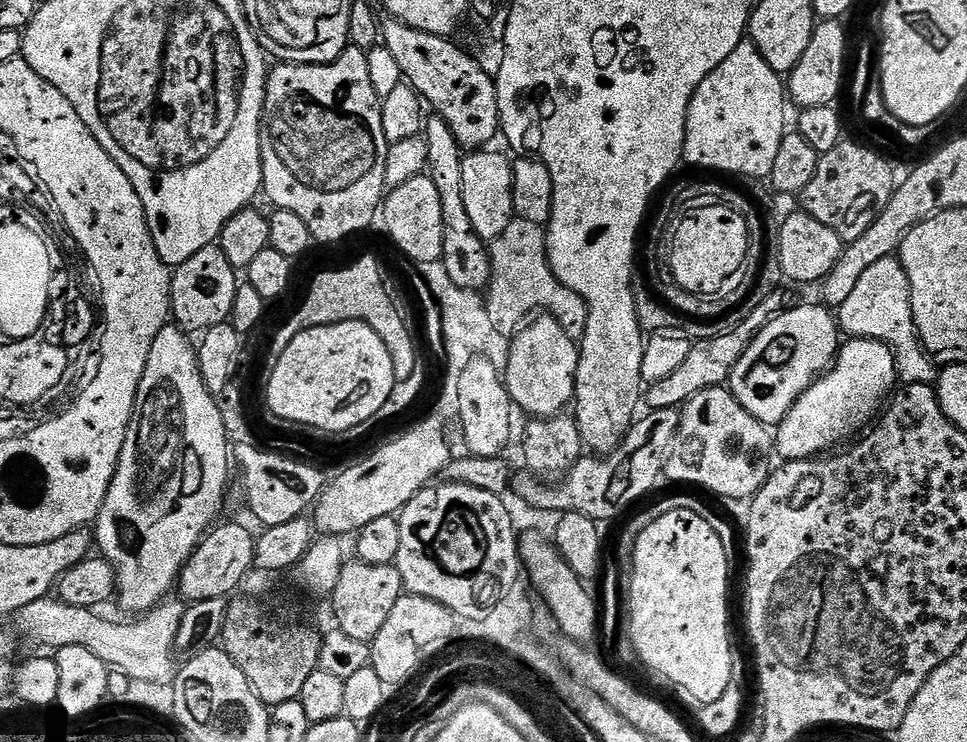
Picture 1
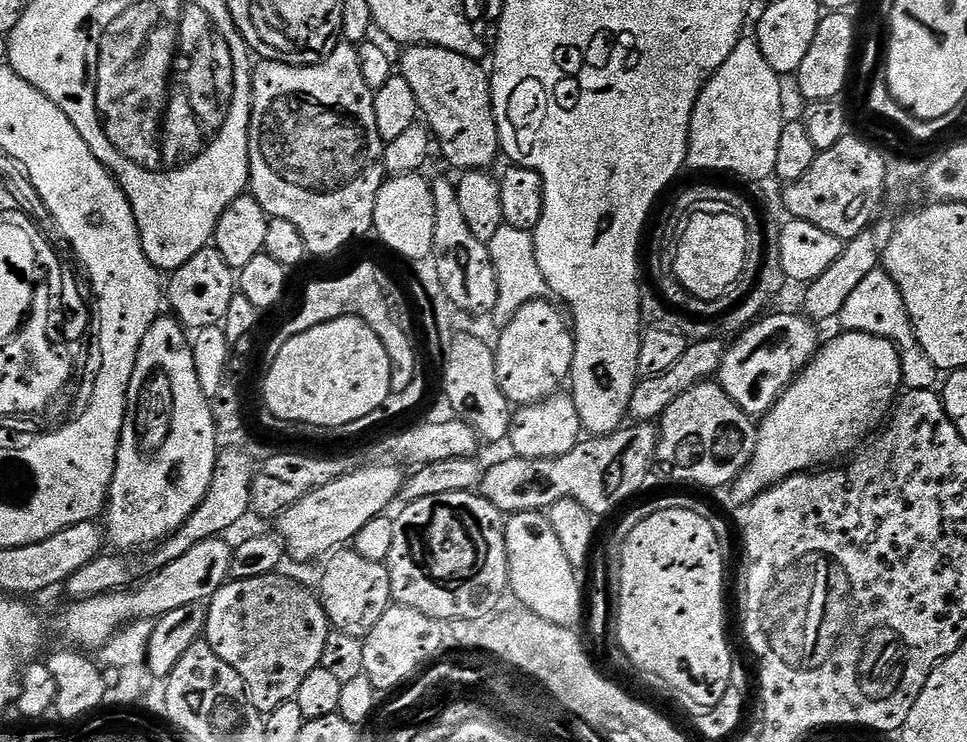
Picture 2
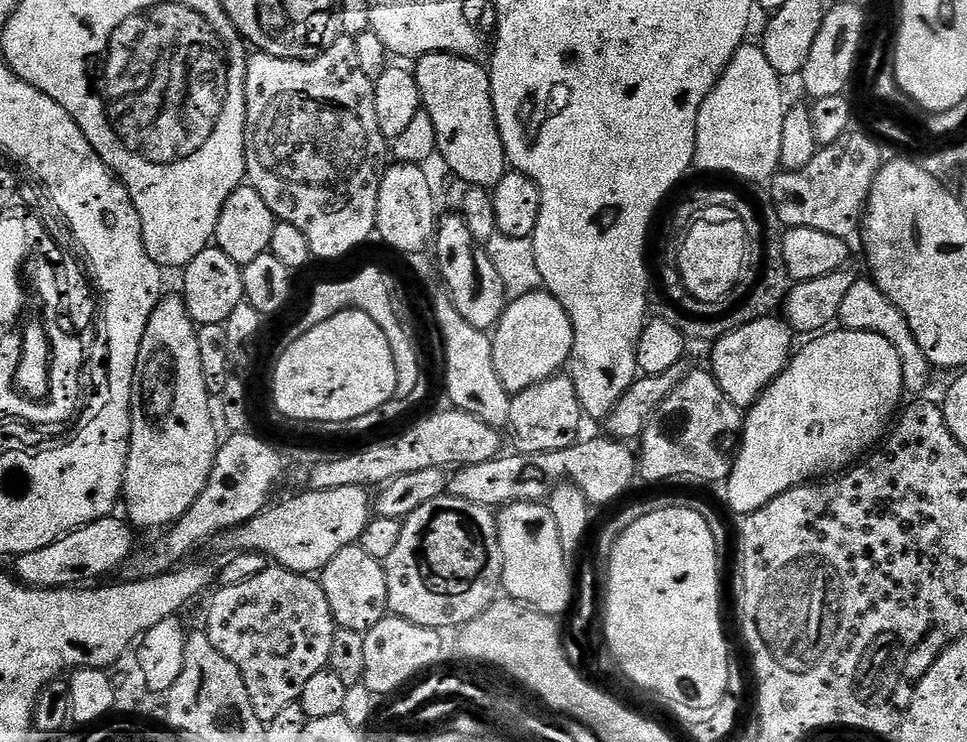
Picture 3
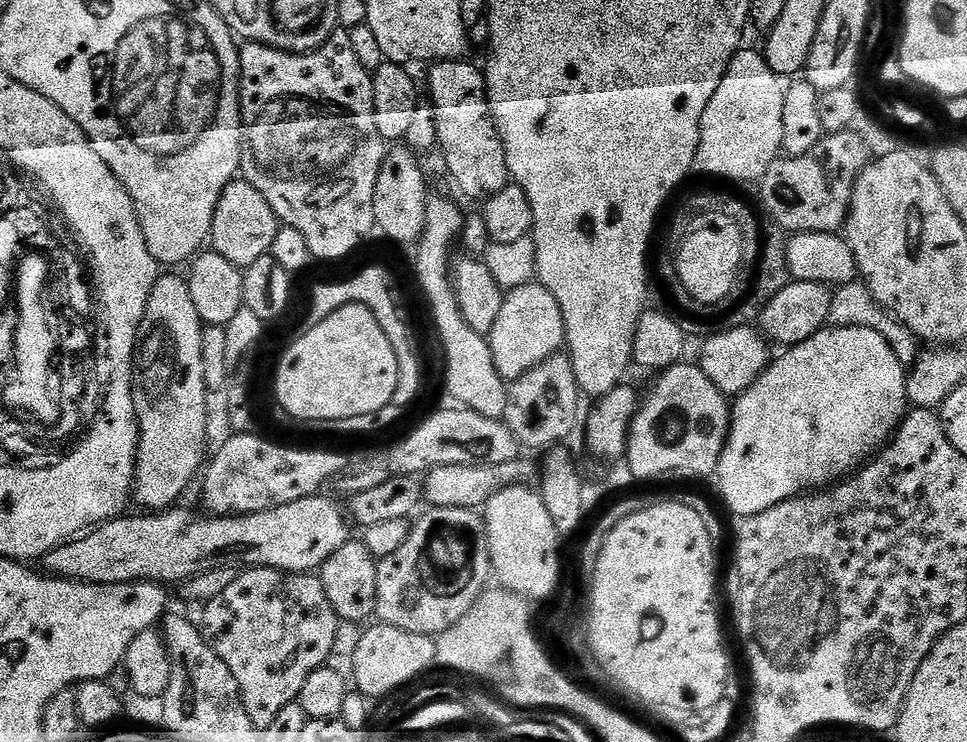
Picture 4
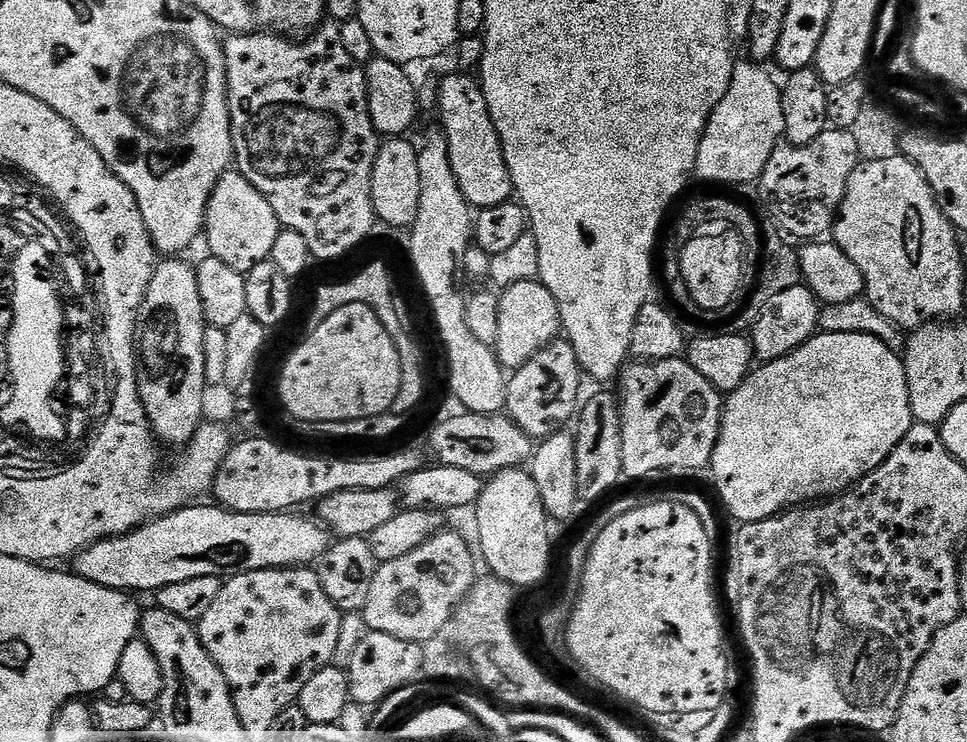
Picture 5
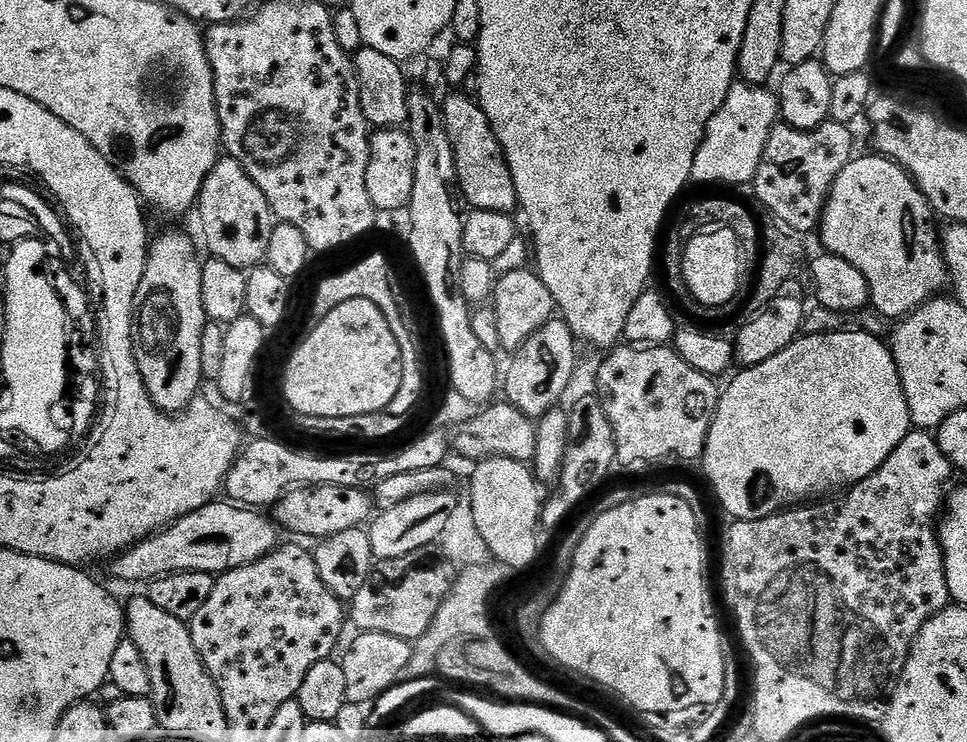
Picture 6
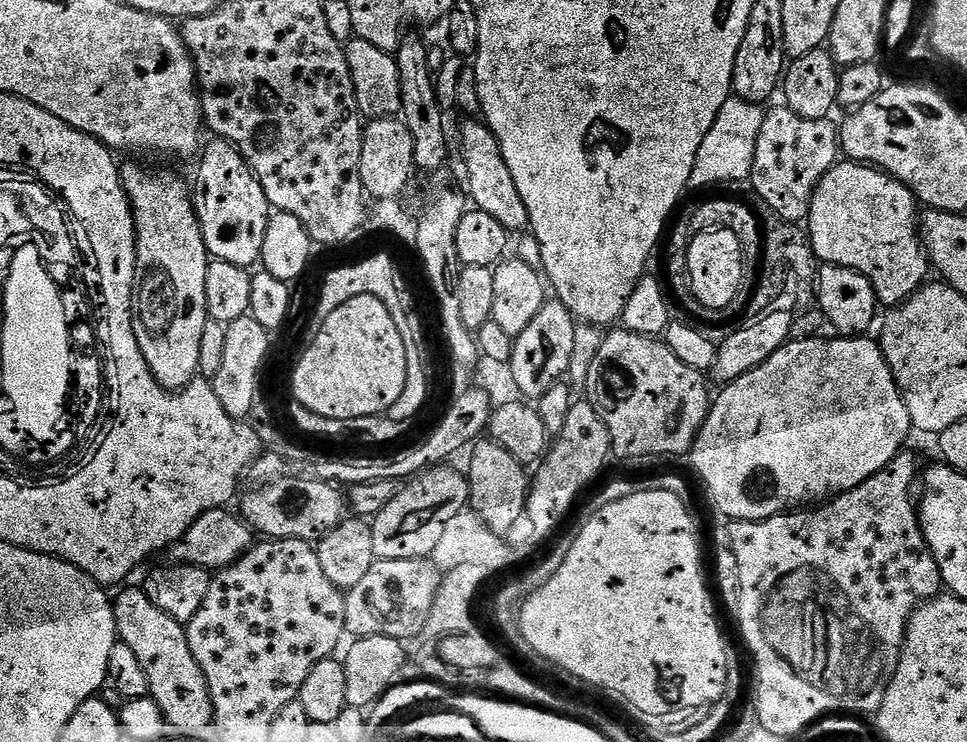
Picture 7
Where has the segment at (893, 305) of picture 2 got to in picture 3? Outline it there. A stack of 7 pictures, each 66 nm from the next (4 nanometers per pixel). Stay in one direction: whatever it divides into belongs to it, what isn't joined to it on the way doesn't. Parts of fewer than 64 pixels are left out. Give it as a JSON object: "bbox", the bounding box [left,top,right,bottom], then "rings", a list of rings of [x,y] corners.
{"bbox":[839,279,932,394],"rings":[[[855,279],[839,308],[839,323],[847,331],[874,332],[885,337],[899,352],[899,360],[903,364],[904,389],[907,393],[920,394],[928,386],[928,374],[932,372],[928,360],[922,354],[917,340],[910,330],[908,320],[904,315],[876,288],[869,279]]]}

